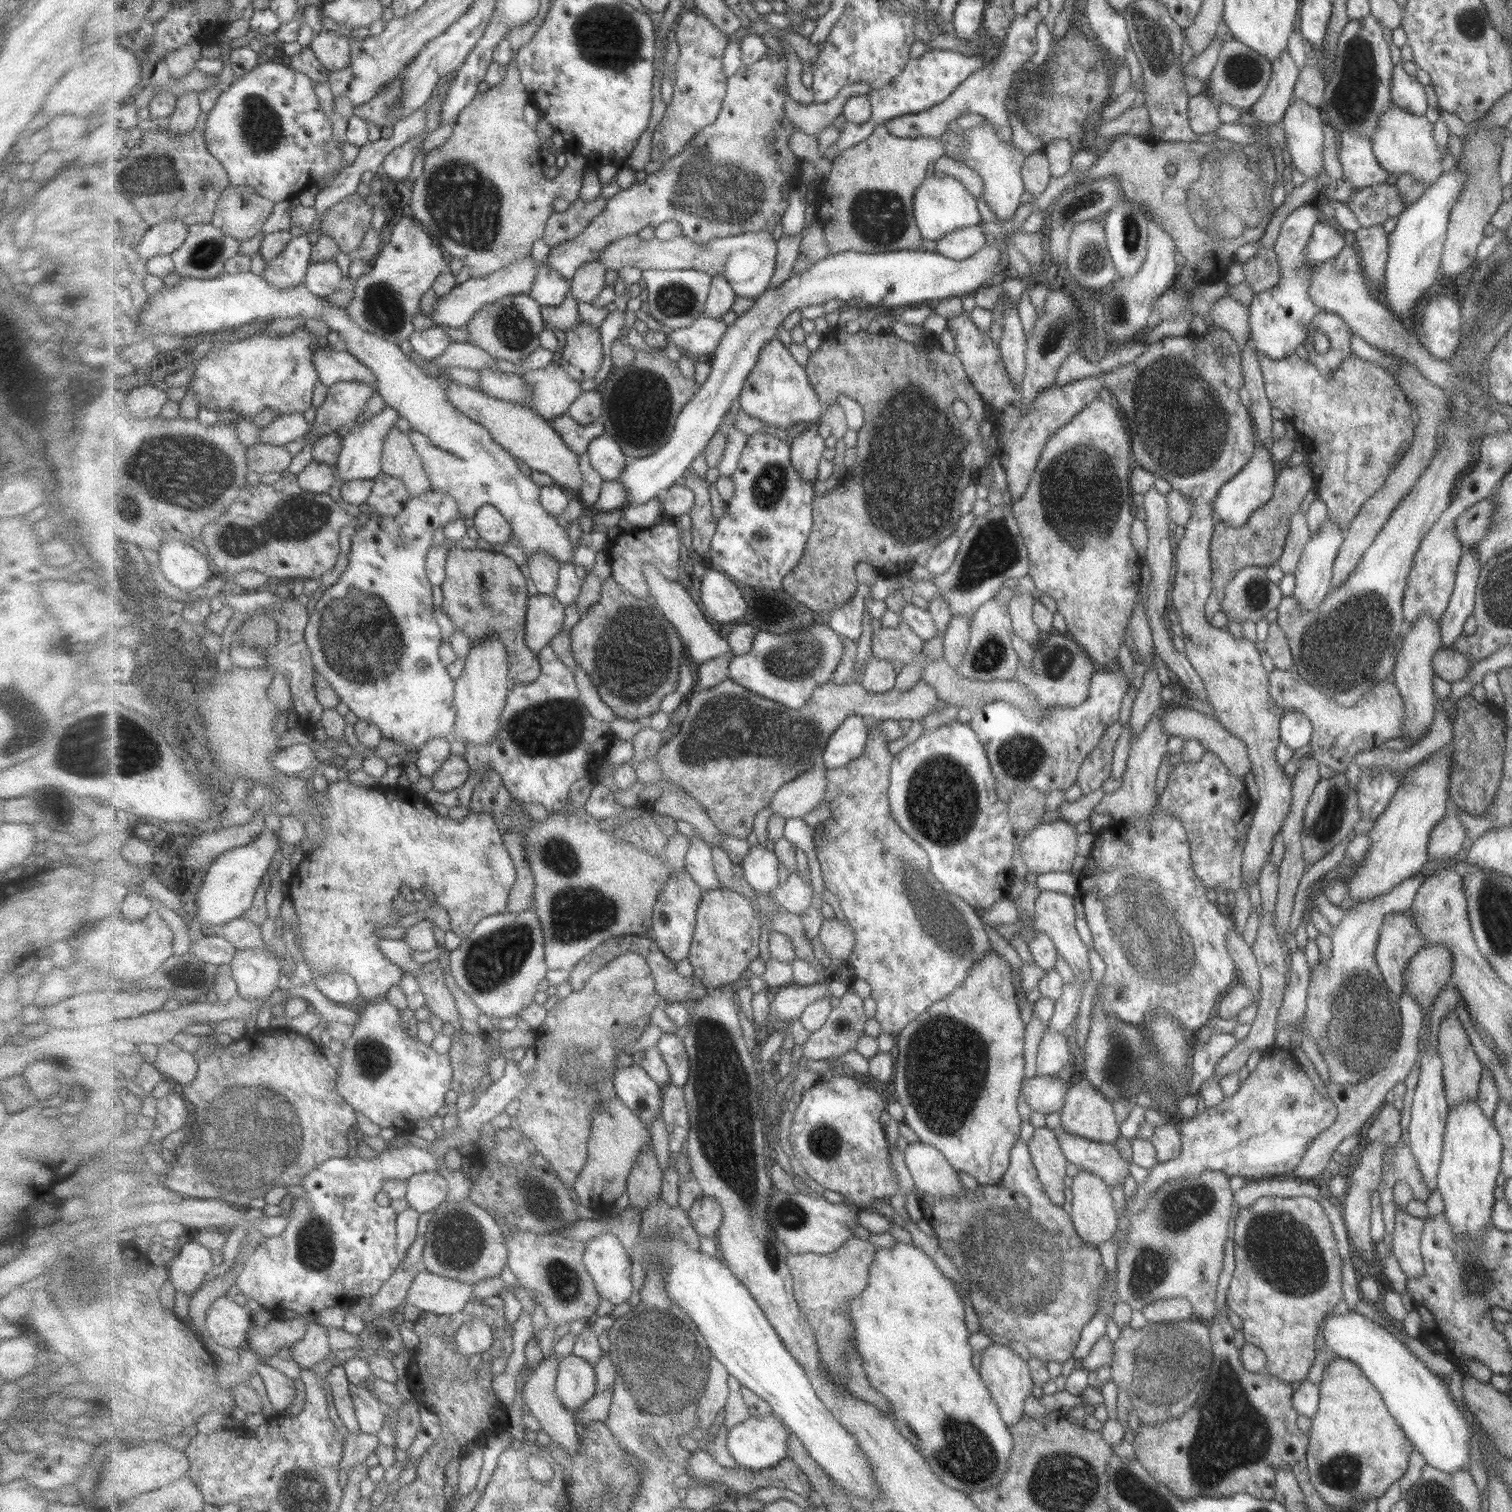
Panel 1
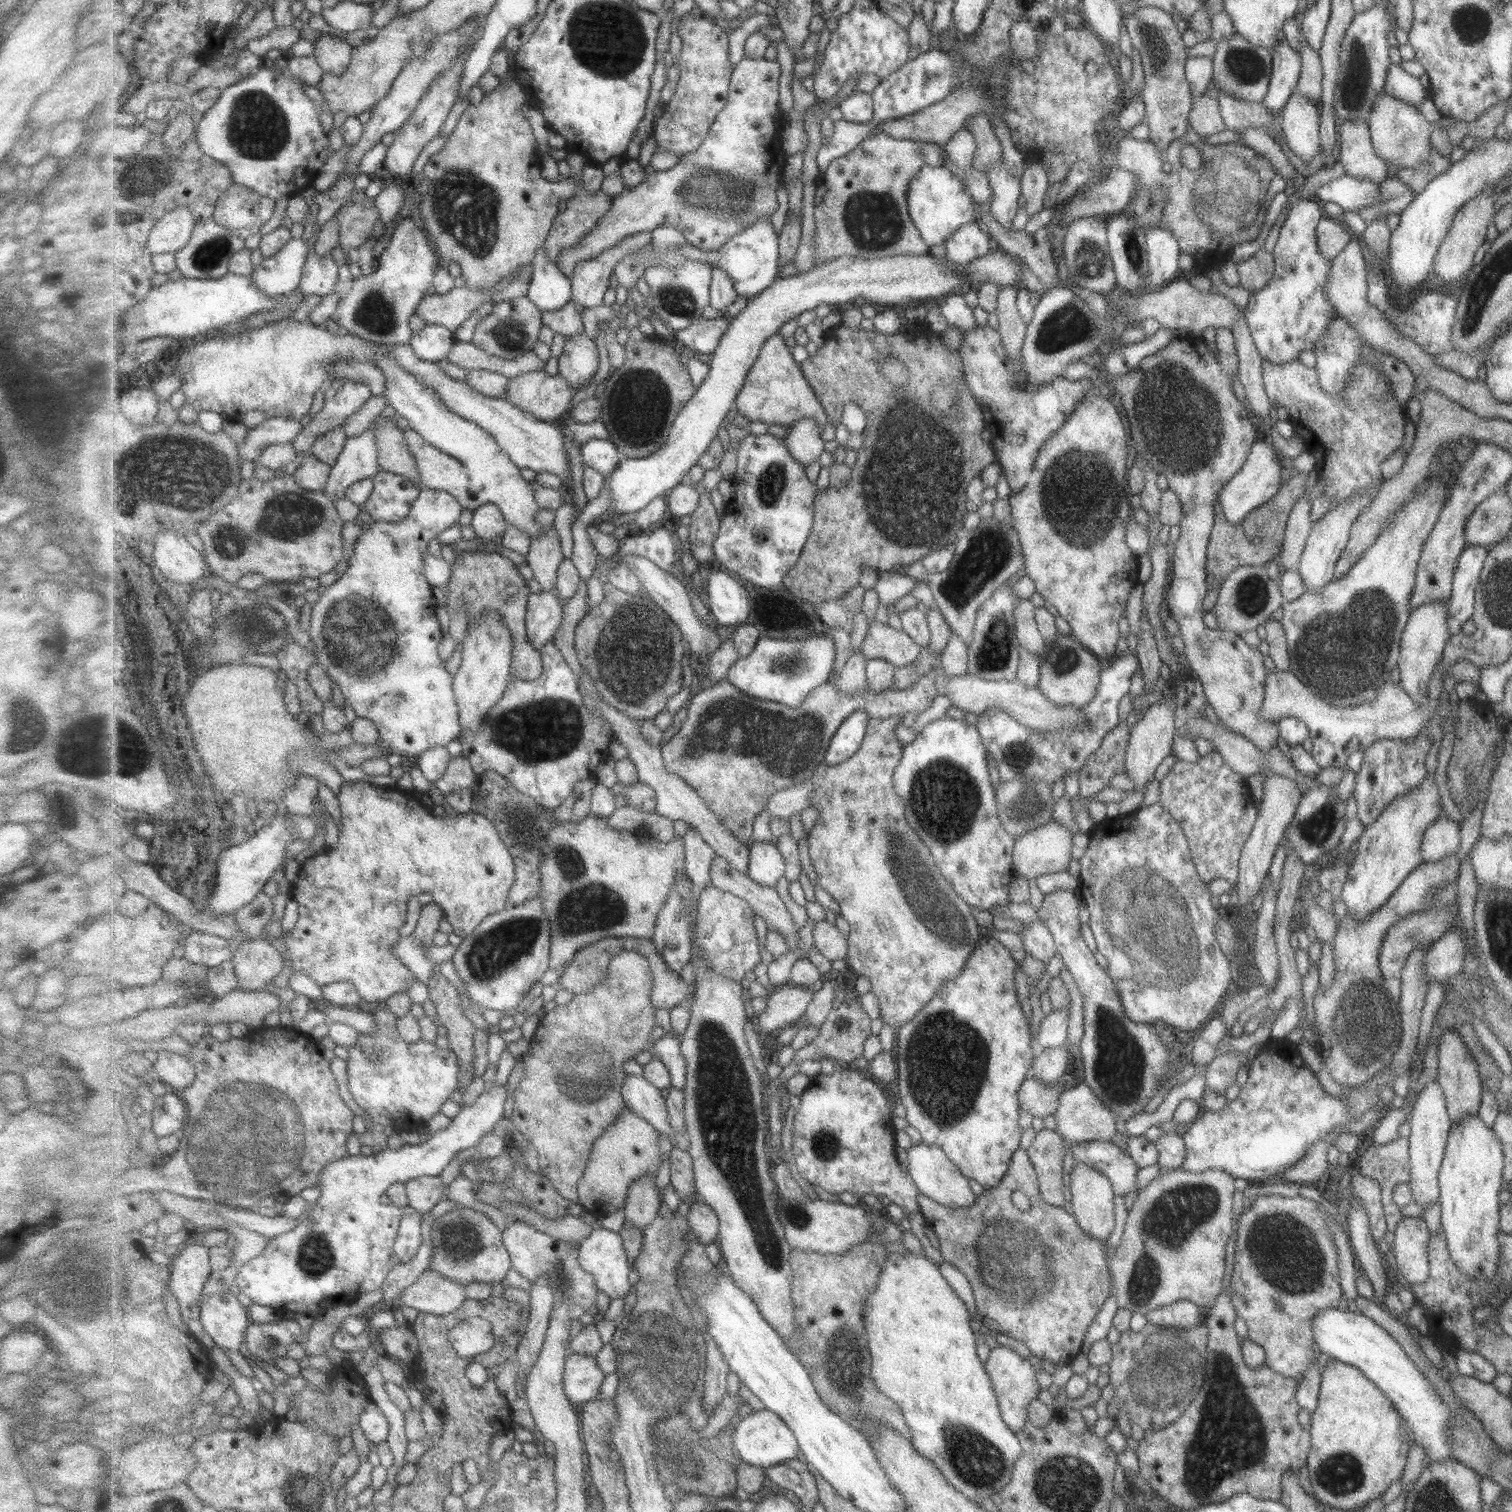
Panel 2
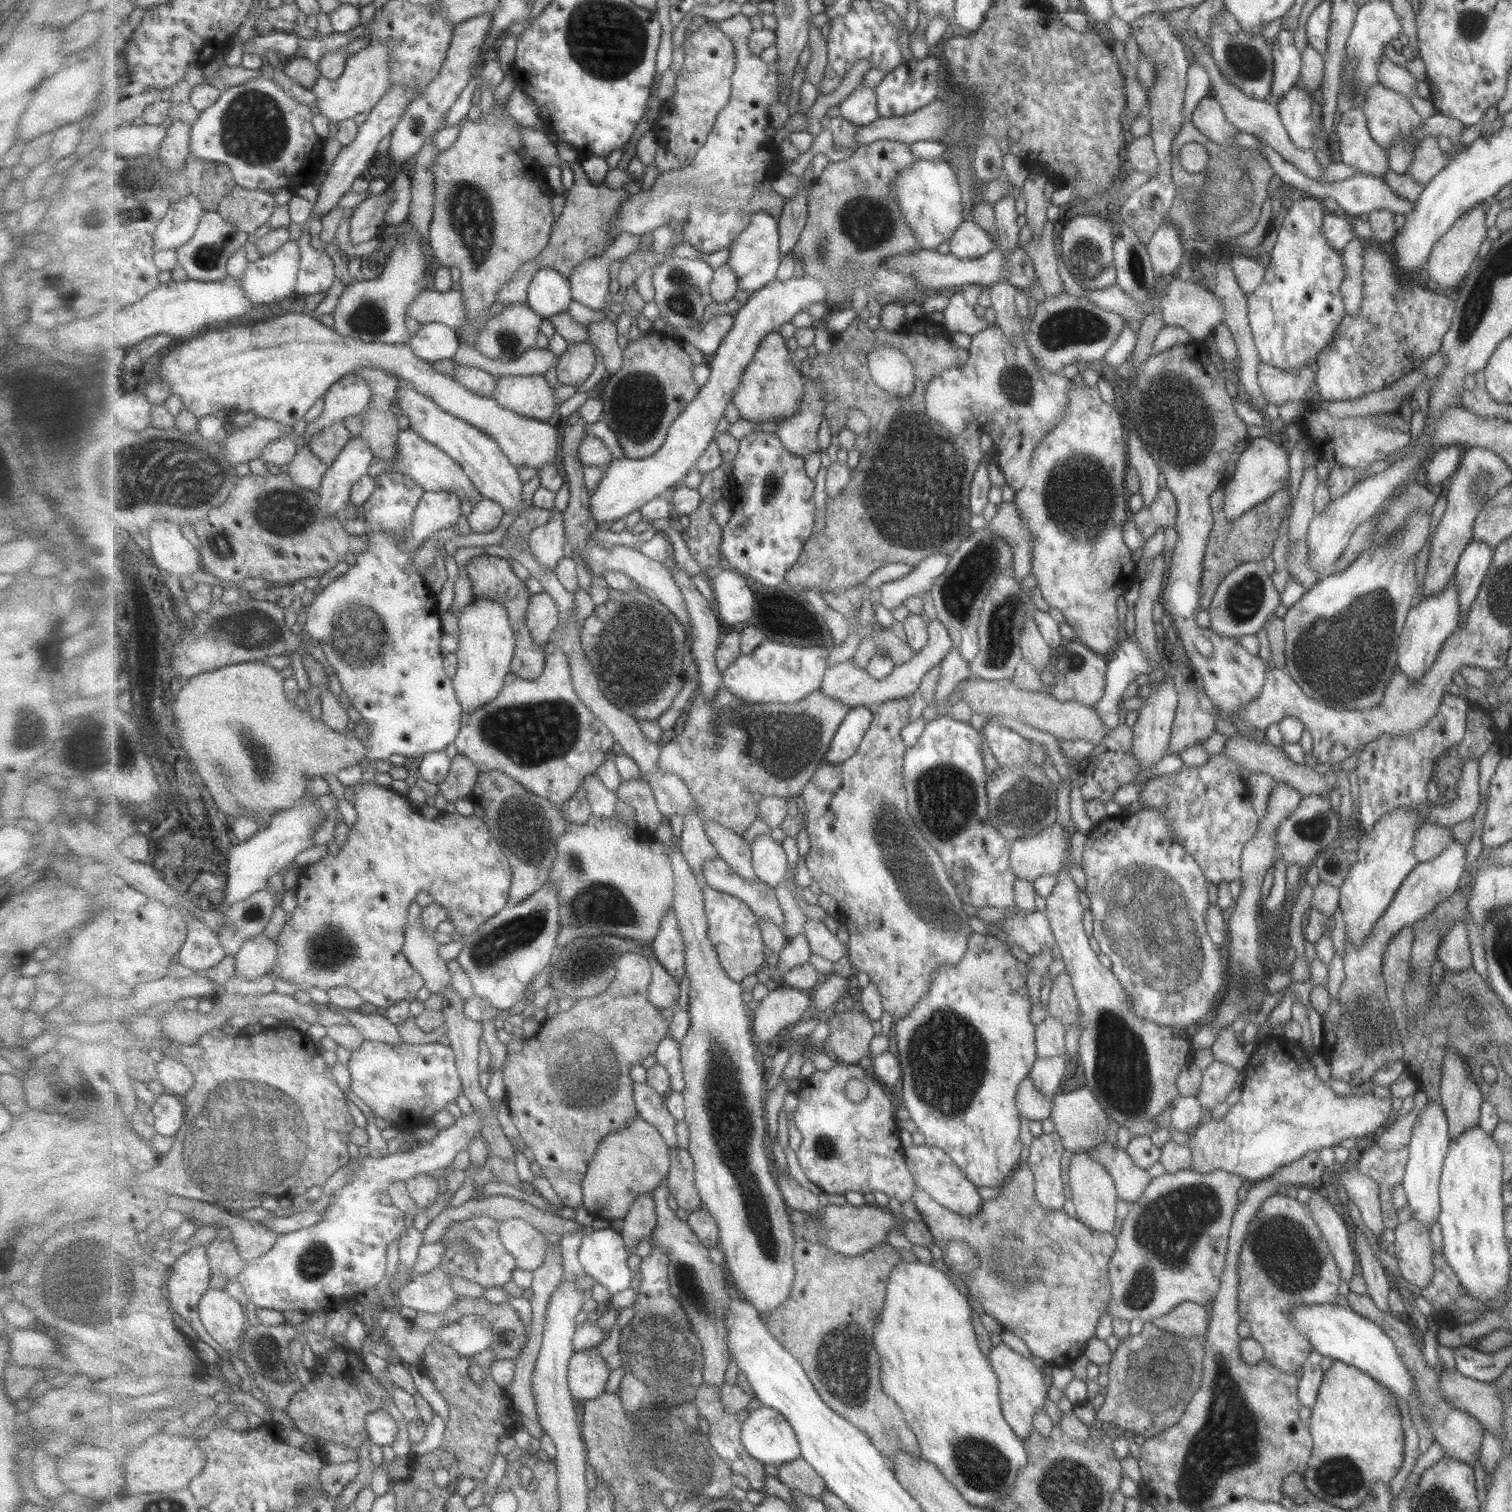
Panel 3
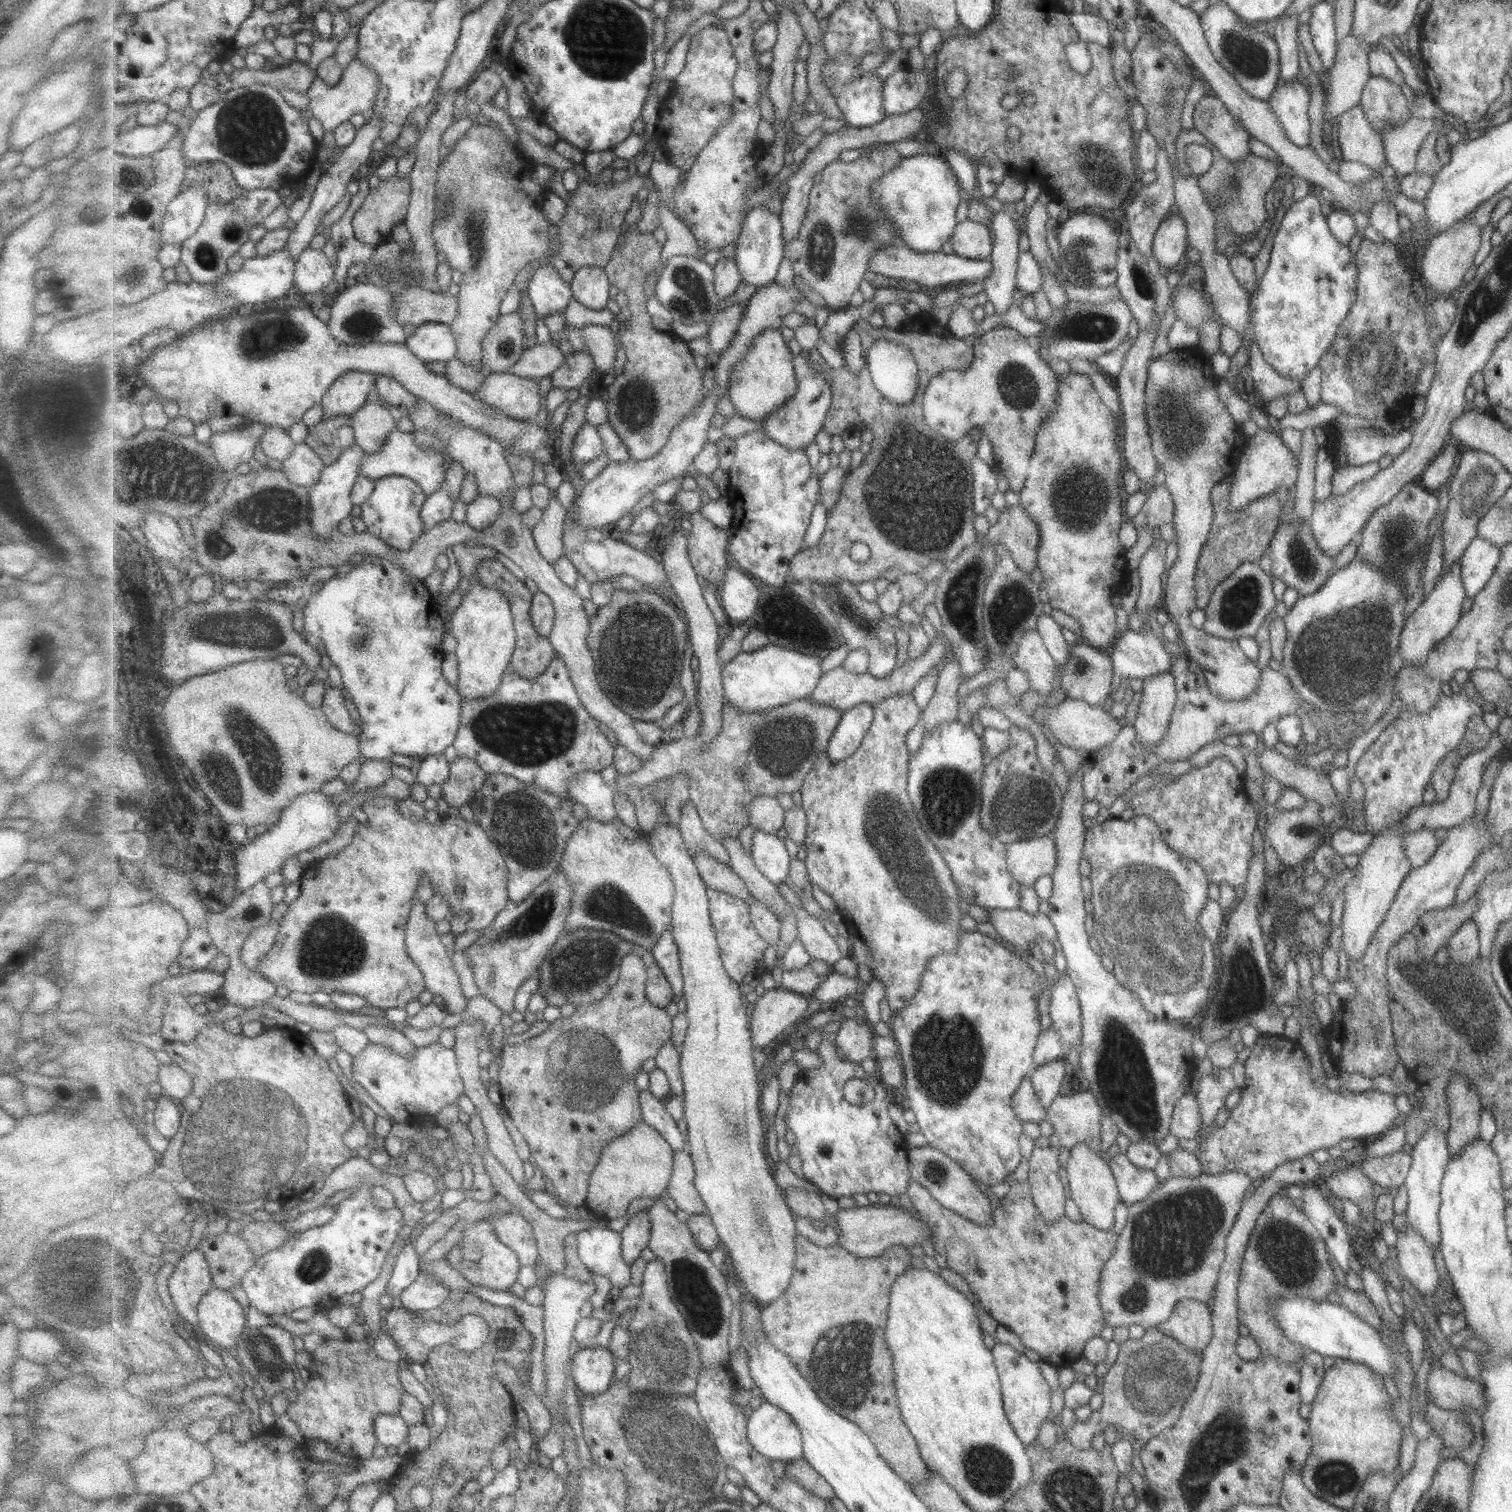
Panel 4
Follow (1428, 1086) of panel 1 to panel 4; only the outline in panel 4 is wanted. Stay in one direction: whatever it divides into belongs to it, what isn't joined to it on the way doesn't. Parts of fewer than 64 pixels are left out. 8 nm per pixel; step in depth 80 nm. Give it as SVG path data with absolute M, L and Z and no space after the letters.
M1434 1124L1421 1135L1421 1138L1412 1146L1409 1154L1410 1163L1406 1177L1403 1181L1407 1194L1407 1208L1405 1208L1405 1221L1427 1245L1432 1252L1439 1247L1439 1230L1437 1224L1439 1209L1439 1191L1441 1177L1445 1170L1445 1165L1450 1159L1449 1149L1446 1145L1445 1134L1440 1128L1435 1128Z

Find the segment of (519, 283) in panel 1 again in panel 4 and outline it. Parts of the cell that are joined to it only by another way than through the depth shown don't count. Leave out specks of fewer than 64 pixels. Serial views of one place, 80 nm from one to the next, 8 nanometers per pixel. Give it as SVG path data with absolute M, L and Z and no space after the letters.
M415 286L413 288L403 288L396 298L395 319L401 326L411 324L419 327L431 322L451 326L459 316L457 297L453 297L453 294L449 292L431 292L431 290L423 290L423 288Z

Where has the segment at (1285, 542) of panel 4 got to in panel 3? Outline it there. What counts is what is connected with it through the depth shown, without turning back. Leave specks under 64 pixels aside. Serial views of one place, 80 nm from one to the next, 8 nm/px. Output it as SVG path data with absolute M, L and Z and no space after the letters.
M1299 539L1298 541L1293 541L1292 543L1289 540L1286 542L1287 546L1285 546L1285 570L1287 570L1288 576L1292 578L1292 580L1296 580L1298 584L1303 587L1303 590L1309 590L1311 586L1313 586L1318 578L1314 573L1314 570L1306 563L1306 558L1308 558L1308 546L1306 540Z

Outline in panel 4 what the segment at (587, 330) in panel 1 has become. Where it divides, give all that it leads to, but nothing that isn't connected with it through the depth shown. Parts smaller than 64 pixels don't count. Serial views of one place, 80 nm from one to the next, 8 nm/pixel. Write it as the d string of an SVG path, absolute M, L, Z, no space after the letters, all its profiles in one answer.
M582 349L566 356L563 366L550 377L553 388L569 391L579 389L591 377L596 365L591 352Z

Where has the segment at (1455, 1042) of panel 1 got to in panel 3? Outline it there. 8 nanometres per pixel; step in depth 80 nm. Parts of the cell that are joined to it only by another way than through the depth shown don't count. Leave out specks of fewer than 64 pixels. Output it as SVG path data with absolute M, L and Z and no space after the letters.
M1448 1048L1444 1054L1440 1067L1439 1103L1446 1118L1448 1140L1453 1140L1466 1130L1477 1126L1480 1104L1483 1100L1468 1066L1454 1053L1452 1048Z

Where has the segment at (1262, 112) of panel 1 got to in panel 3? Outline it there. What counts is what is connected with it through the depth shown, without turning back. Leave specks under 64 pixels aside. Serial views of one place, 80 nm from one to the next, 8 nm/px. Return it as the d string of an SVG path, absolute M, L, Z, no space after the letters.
M1280 29L1270 41L1273 76L1270 82L1270 91L1265 100L1276 104L1281 95L1297 83L1300 73L1300 55L1293 45L1292 33Z

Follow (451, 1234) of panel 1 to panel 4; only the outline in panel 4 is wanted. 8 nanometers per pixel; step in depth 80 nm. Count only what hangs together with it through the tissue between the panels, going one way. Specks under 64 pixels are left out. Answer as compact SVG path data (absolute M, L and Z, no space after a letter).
M487 1220L476 1221L463 1231L463 1241L455 1246L447 1262L453 1266L469 1283L497 1291L516 1291L517 1280L523 1267L519 1256L497 1237L497 1230Z

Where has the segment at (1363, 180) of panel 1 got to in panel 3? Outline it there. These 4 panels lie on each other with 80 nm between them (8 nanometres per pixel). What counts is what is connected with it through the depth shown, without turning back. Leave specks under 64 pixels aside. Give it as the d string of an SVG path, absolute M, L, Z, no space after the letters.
M1359 106L1341 113L1335 126L1341 162L1363 175L1382 177L1388 169L1388 155L1369 136Z

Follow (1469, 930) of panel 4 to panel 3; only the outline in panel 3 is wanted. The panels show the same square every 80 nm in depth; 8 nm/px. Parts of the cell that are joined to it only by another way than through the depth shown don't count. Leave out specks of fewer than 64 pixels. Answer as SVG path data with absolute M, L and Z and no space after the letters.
M1462 919L1452 923L1441 939L1436 956L1443 963L1443 972L1457 972L1470 967L1471 951L1469 951L1467 925Z

